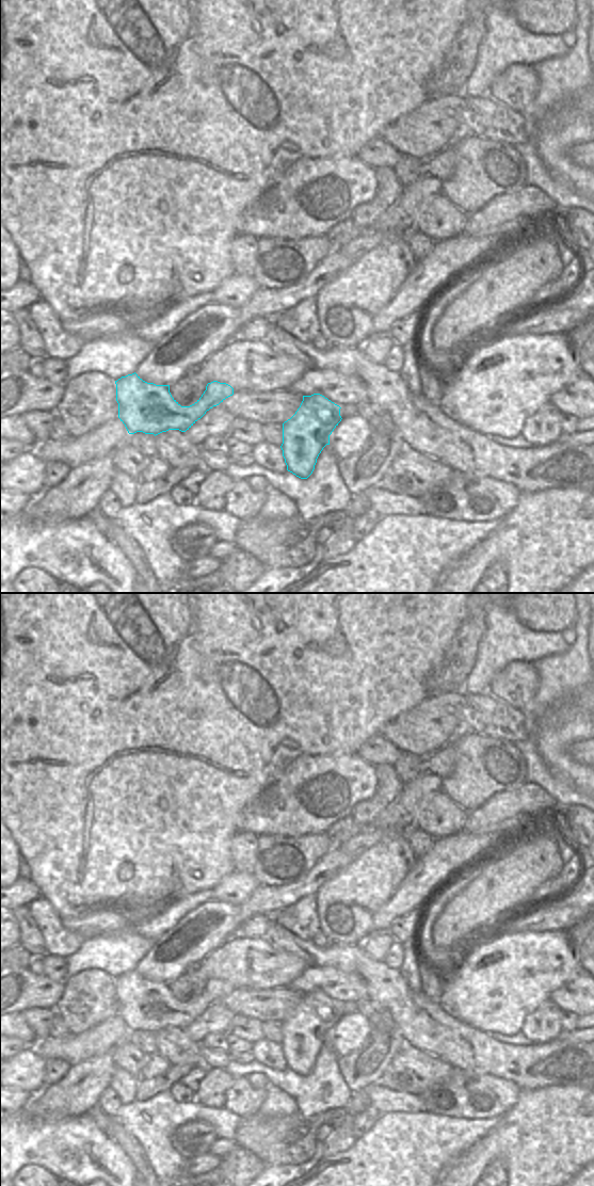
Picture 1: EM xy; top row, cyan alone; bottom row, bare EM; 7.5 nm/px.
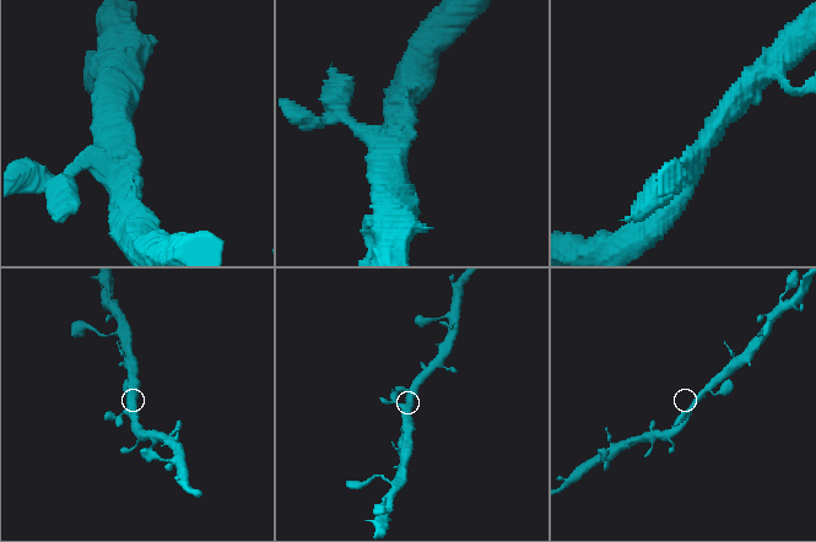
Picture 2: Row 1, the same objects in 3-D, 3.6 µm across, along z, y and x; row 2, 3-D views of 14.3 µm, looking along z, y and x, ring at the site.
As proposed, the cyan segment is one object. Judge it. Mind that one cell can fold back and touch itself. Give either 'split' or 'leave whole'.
leave whole

